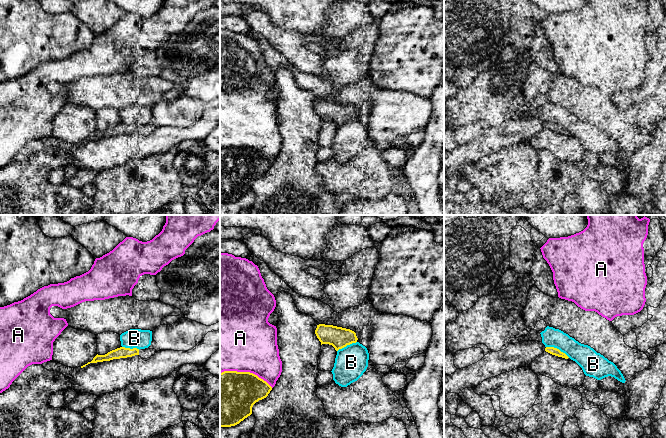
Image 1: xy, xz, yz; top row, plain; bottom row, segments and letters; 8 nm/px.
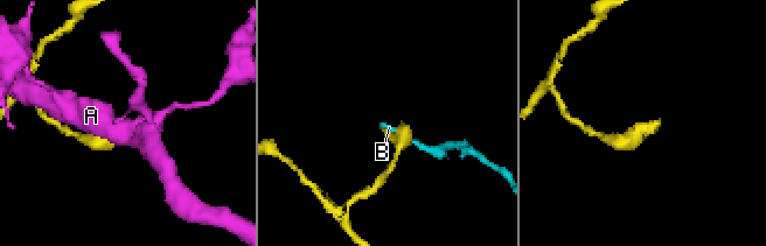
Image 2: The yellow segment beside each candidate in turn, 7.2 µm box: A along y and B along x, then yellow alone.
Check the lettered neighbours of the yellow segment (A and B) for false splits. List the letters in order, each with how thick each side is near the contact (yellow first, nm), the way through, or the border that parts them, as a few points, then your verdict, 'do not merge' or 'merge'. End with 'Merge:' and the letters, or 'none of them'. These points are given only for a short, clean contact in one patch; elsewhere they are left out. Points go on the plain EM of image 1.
A: calibres 420 and 500 nm; do not merge
B: calibres 60 and 180 nm; do not merge
Merge: none of them

